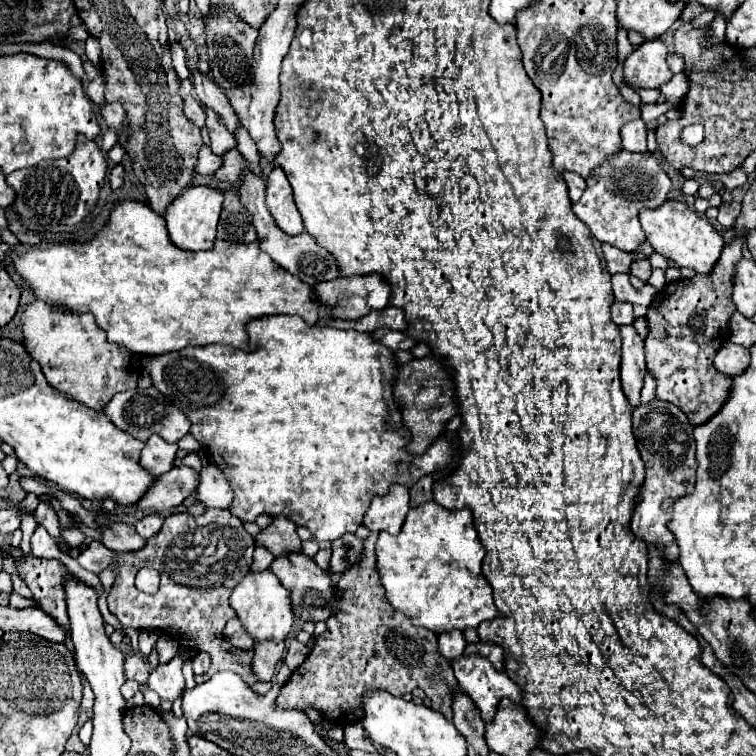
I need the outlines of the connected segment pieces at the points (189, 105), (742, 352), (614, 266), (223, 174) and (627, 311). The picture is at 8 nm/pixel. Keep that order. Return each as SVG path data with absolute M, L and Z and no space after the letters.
M186 96L184 98L184 114L198 128L204 126L204 110L202 110L202 106L200 106L200 102L196 98L192 98L192 96Z
M726 342L720 352L714 356L714 366L726 374L726 376L736 376L740 372L744 372L750 364L750 352L746 346L738 346L738 344L730 344Z
M602 244L602 252L604 252L604 258L606 258L606 266L608 266L608 272L610 274L616 274L616 272L628 272L630 264L632 264L632 256L628 252L622 252L610 244Z
M232 148L230 152L226 152L226 156L222 156L222 166L220 166L220 170L216 170L214 176L220 182L234 184L244 168L248 168L248 162L242 158L242 154L236 148Z
M614 302L612 304L612 320L620 326L620 324L632 324L634 316L632 316L632 304L622 304L622 302Z

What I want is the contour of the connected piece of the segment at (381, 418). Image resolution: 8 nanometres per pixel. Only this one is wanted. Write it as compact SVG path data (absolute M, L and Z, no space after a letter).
M286 314L254 318L250 320L250 324L246 324L246 330L248 330L248 344L256 346L256 350L252 352L236 350L222 344L212 344L212 346L190 346L190 348L184 348L182 352L166 352L162 356L142 358L144 370L152 378L152 386L158 388L176 408L180 408L188 416L188 420L192 422L190 434L204 446L204 450L210 456L216 456L216 466L224 472L226 480L230 482L234 490L234 500L228 510L234 516L238 516L242 522L256 520L258 514L286 516L294 524L306 526L312 532L314 540L332 542L340 538L344 532L356 532L356 528L362 524L362 518L370 506L372 496L376 494L384 496L390 484L400 482L404 486L412 486L424 474L432 474L434 470L442 470L452 464L452 450L446 440L436 440L422 456L408 456L404 452L404 446L408 444L408 438L406 438L408 432L402 428L402 424L398 424L402 416L396 410L392 400L392 378L394 378L396 364L392 360L392 352L384 348L380 342L374 342L370 334L360 334L356 330L336 330L330 326L308 326L300 316L286 316Z

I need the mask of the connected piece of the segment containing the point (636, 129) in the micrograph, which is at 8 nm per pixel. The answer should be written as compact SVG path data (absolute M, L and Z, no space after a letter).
M634 120L620 130L622 144L630 152L646 152L646 124L642 120Z

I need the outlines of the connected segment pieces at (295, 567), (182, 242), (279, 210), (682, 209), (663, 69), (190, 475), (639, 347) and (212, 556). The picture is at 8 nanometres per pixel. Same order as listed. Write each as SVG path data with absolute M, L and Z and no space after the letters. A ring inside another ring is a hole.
M304 554L276 556L268 570L274 572L276 578L280 580L280 584L290 592L294 616L298 616L302 620L310 620L310 622L320 622L320 620L330 618L330 614L332 614L330 600L332 600L332 594L334 594L334 580L332 580L330 572L318 568L314 558L304 556Z
M212 186L188 188L182 196L178 196L168 206L168 212L164 216L172 242L184 250L194 250L194 252L210 250L216 238L216 226L218 226L218 218L222 212L222 202L224 202L224 190L220 188L212 188Z
M274 168L266 178L266 206L280 230L286 234L304 232L300 212L294 204L294 192L282 168Z
M666 200L666 204L654 210L642 208L640 222L642 230L646 232L646 240L654 248L654 252L662 254L664 258L678 266L688 266L696 272L708 274L724 246L724 238L712 228L712 224L706 218L700 218L694 210L690 210L684 202L678 200Z
M646 40L624 62L624 80L634 88L660 88L672 78L662 40Z
M178 466L158 476L150 484L142 502L138 500L138 504L132 506L144 512L160 512L160 510L176 508L182 504L186 496L190 496L196 490L196 486L198 486L198 474L188 466Z
M620 326L620 336L622 336L622 364L620 364L622 390L630 406L638 406L640 388L644 380L644 370L646 370L644 340L638 336L634 326Z
M210 508L202 516L190 516L186 512L168 516L164 520L162 532L152 536L146 542L146 548L140 548L138 552L112 552L104 544L92 540L86 550L80 552L78 563L82 568L97 573L97 569L108 567L112 560L118 560L120 574L110 588L108 608L124 628L160 630L172 634L182 648L210 653L210 670L206 674L194 676L197 684L205 682L218 670L232 670L246 684L254 684L256 678L250 670L252 650L232 646L223 639L222 633L228 618L236 616L228 604L228 598L232 588L250 570L252 552L254 540L244 530L242 522L228 510ZM144 566L156 568L160 572L160 588L156 594L144 594L134 586L136 572ZM192 582L216 582L216 586L202 588L192 586Z

